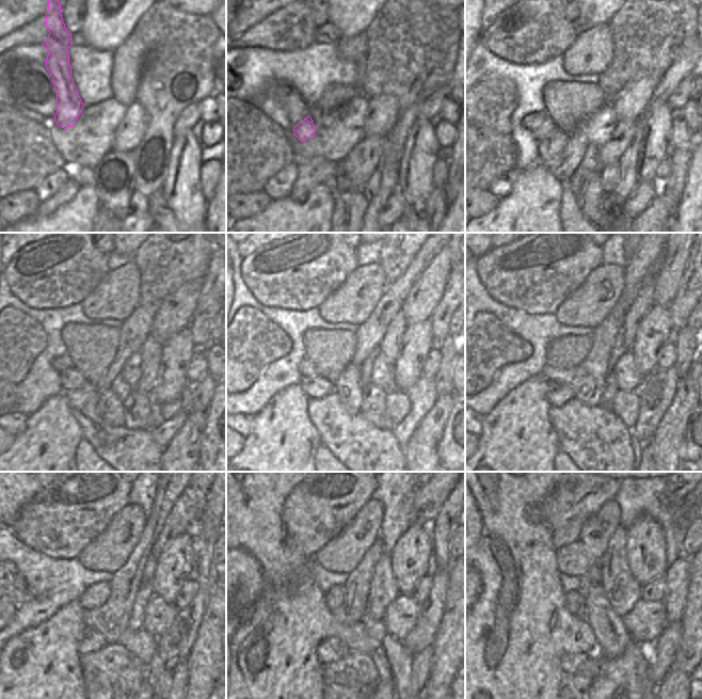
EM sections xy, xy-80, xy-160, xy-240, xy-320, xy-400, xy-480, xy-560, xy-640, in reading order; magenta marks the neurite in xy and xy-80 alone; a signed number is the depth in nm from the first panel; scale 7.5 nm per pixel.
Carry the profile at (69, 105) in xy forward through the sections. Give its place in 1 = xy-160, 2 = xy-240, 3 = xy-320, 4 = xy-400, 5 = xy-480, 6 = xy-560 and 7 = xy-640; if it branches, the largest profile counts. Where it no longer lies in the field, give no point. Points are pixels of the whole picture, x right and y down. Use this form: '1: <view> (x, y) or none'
1: xy-160 (546, 129)
2: xy-240 (70, 379)
3: xy-320 (318, 386)
4: xy-400 (558, 394)
5: xy-480 (91, 640)
6: xy-560 (330, 650)
7: xy-640 (570, 663)

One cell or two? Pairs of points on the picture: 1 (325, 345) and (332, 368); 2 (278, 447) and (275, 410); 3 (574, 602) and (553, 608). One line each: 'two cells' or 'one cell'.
1: one cell
2: one cell
3: two cells

